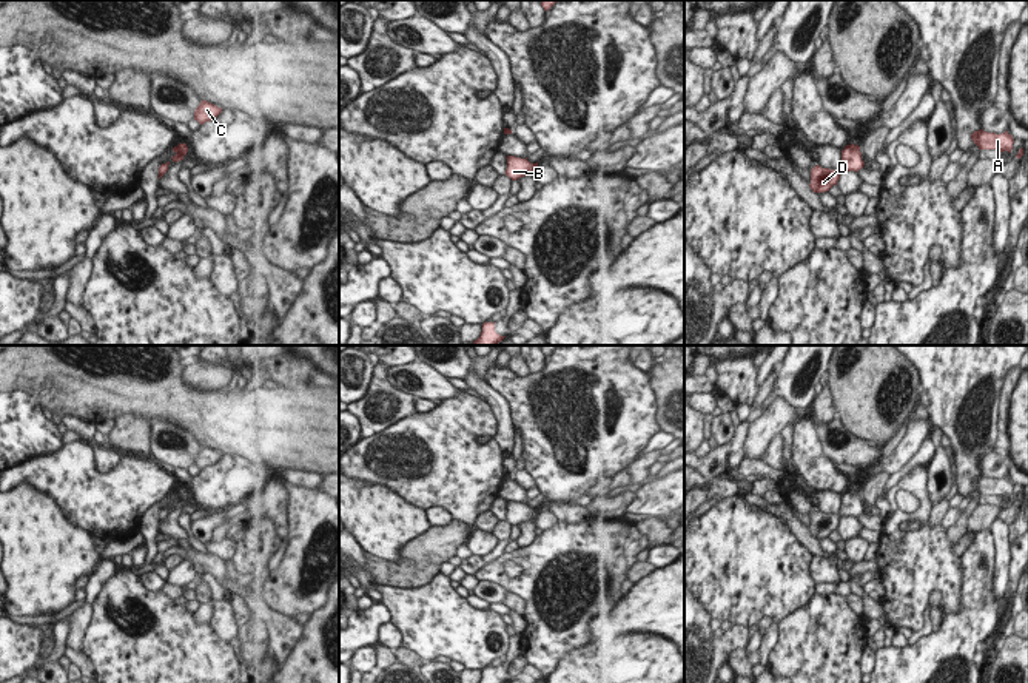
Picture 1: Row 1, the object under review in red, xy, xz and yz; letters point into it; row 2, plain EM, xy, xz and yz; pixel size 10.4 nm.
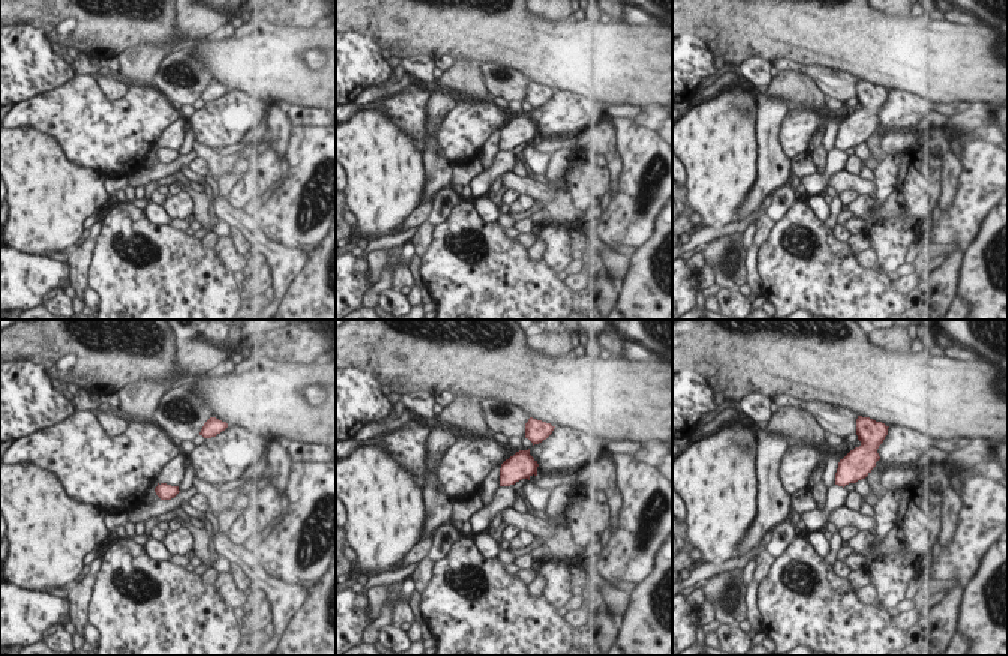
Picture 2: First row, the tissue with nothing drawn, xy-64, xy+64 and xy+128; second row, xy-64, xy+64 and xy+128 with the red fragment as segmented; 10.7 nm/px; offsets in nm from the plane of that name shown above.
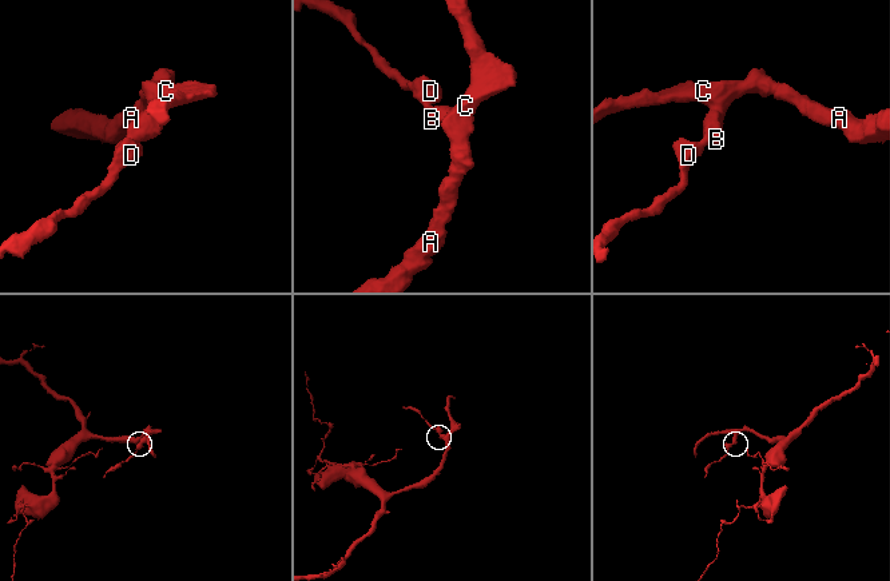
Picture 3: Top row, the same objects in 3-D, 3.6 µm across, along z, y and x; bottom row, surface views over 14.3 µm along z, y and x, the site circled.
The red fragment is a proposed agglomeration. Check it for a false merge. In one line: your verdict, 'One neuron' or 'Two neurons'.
One neuron.

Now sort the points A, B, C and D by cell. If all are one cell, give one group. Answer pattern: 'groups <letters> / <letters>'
groups A B C D

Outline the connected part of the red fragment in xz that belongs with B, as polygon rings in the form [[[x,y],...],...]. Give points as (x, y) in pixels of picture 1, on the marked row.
[[[507,156],[507,170],[506,176],[509,176],[512,180],[518,180],[519,177],[529,176],[533,173],[533,170],[538,167],[536,163],[530,163],[526,159],[515,157],[515,156]]]

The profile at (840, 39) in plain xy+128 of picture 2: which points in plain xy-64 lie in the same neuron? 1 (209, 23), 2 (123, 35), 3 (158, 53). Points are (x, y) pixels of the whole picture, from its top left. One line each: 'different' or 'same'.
1: different
2: same
3: different

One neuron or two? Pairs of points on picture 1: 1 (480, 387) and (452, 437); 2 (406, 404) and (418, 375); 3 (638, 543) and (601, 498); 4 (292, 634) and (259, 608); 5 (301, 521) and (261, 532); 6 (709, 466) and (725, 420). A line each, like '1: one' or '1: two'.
1: two
2: two
3: two
4: one
5: two
6: two

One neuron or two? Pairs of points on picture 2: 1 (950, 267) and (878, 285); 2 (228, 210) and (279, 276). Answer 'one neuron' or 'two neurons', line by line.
1: two neurons
2: one neuron

